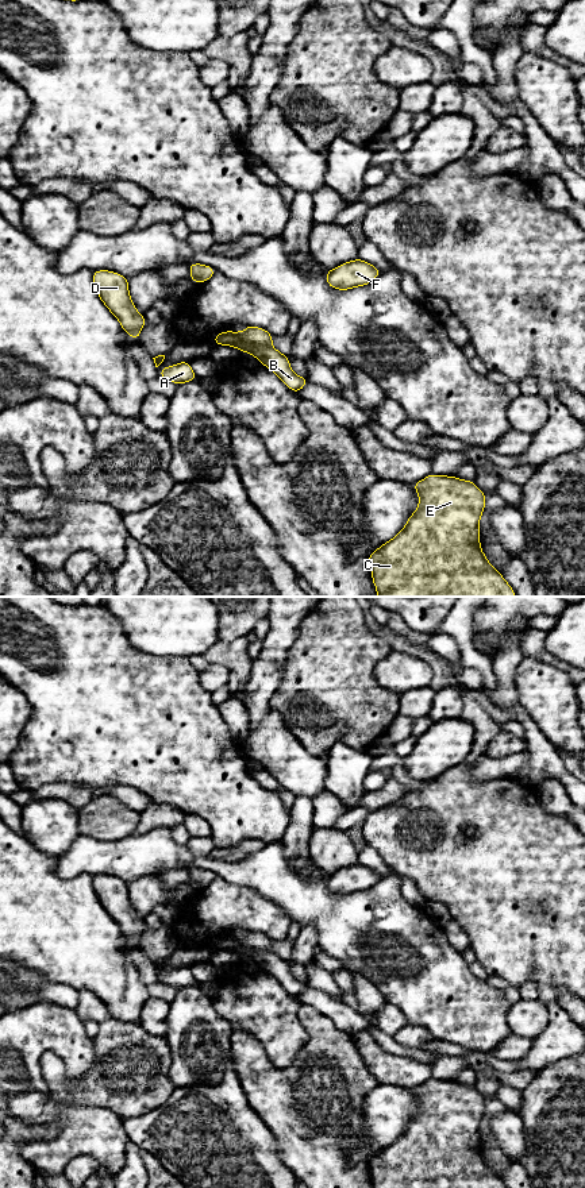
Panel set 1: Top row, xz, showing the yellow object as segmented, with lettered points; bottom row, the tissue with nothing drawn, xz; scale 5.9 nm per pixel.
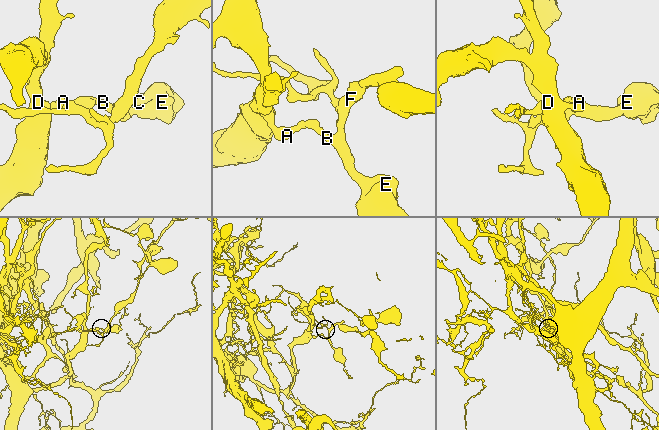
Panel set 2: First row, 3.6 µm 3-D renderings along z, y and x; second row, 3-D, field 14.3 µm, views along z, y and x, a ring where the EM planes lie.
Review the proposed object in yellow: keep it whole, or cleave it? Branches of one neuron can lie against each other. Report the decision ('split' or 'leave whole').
split

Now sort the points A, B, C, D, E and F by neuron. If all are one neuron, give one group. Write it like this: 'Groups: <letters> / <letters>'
Groups: A D / B C E F

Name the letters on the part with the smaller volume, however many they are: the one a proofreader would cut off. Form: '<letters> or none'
B, C, E, F

